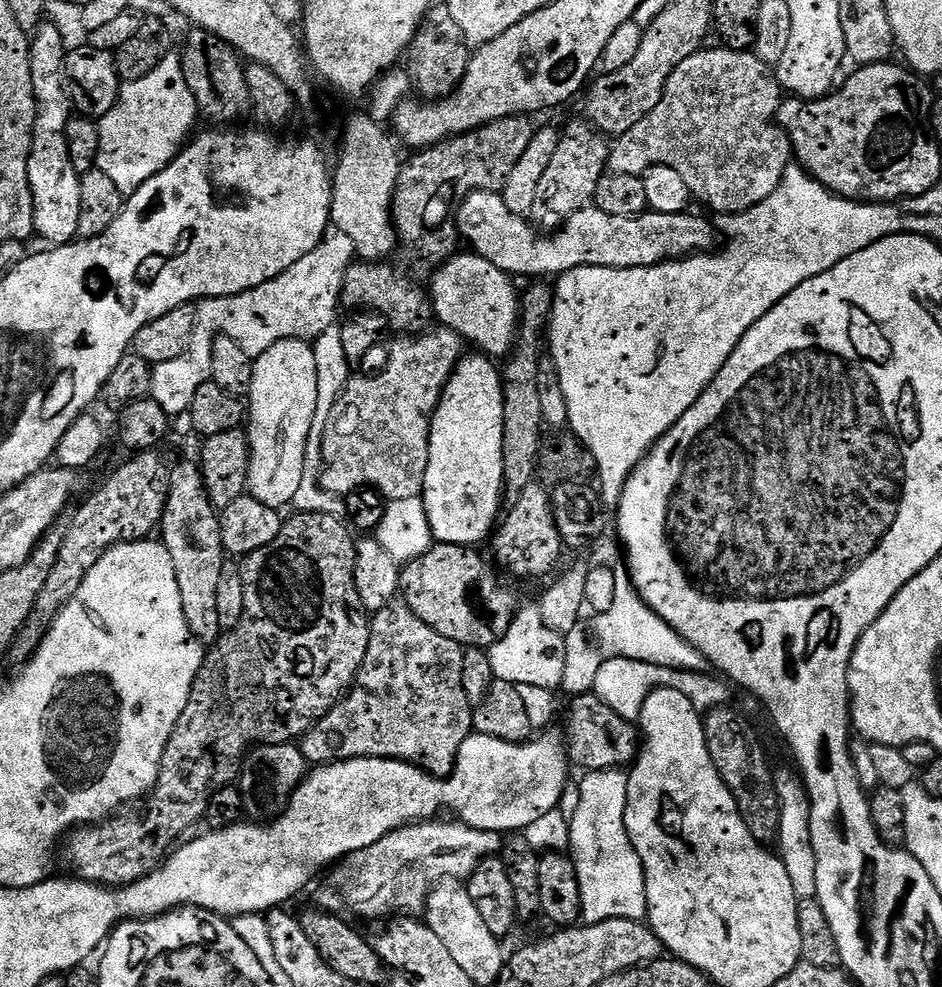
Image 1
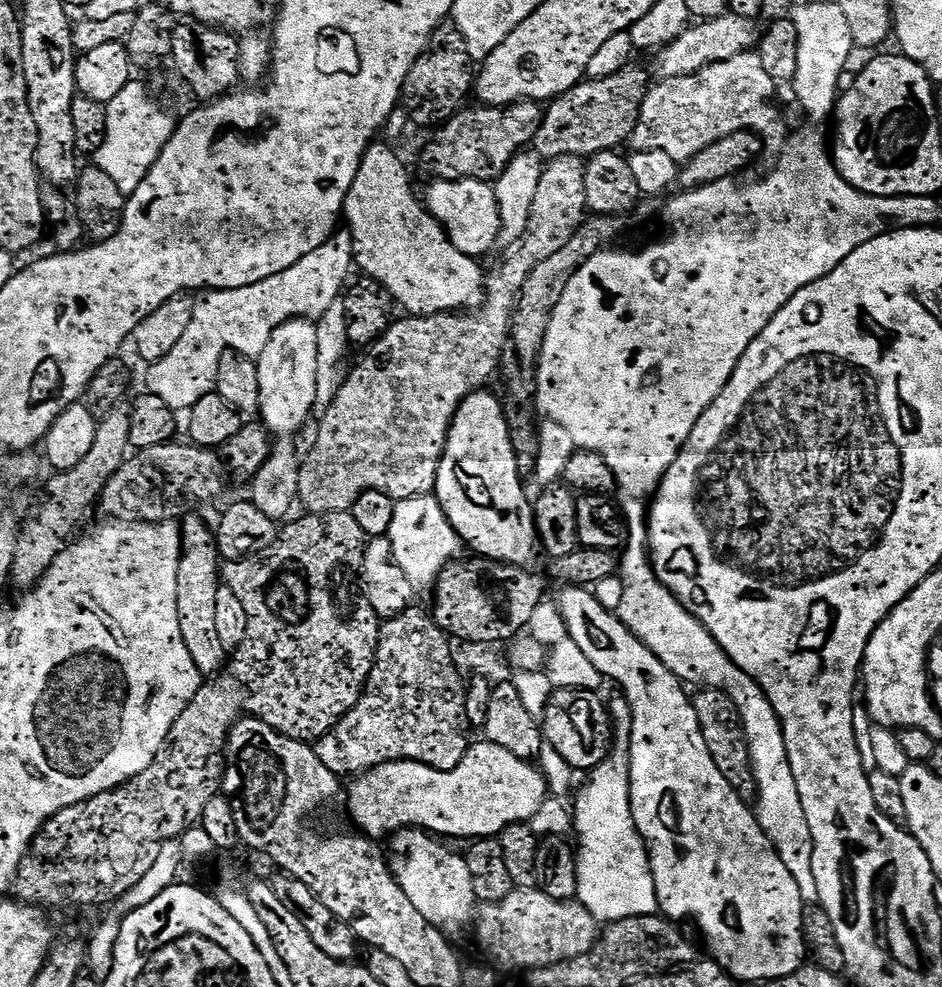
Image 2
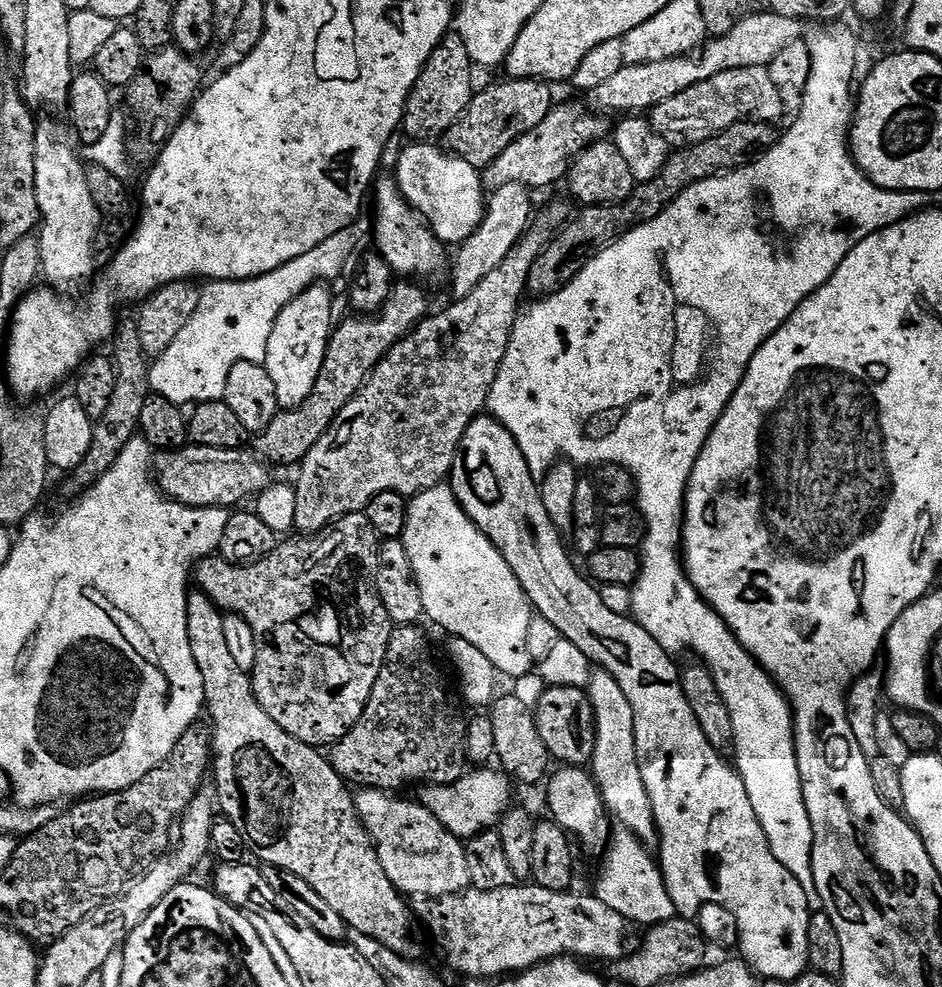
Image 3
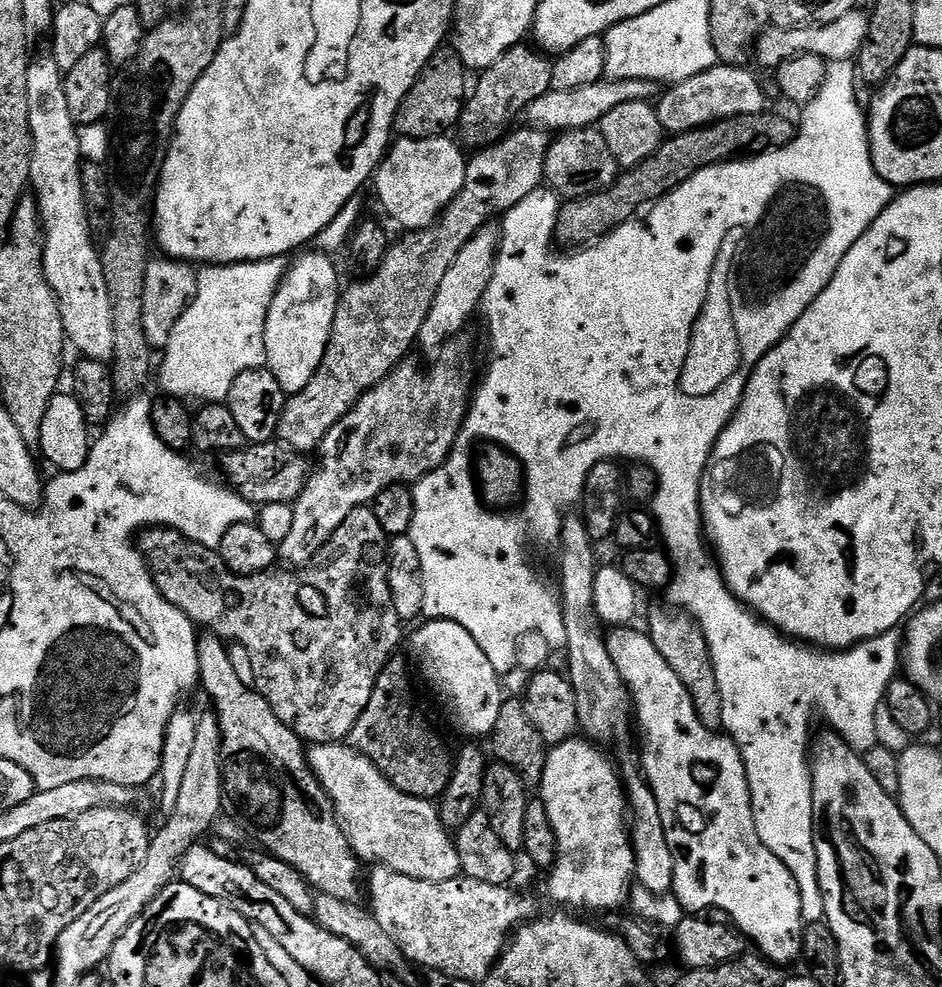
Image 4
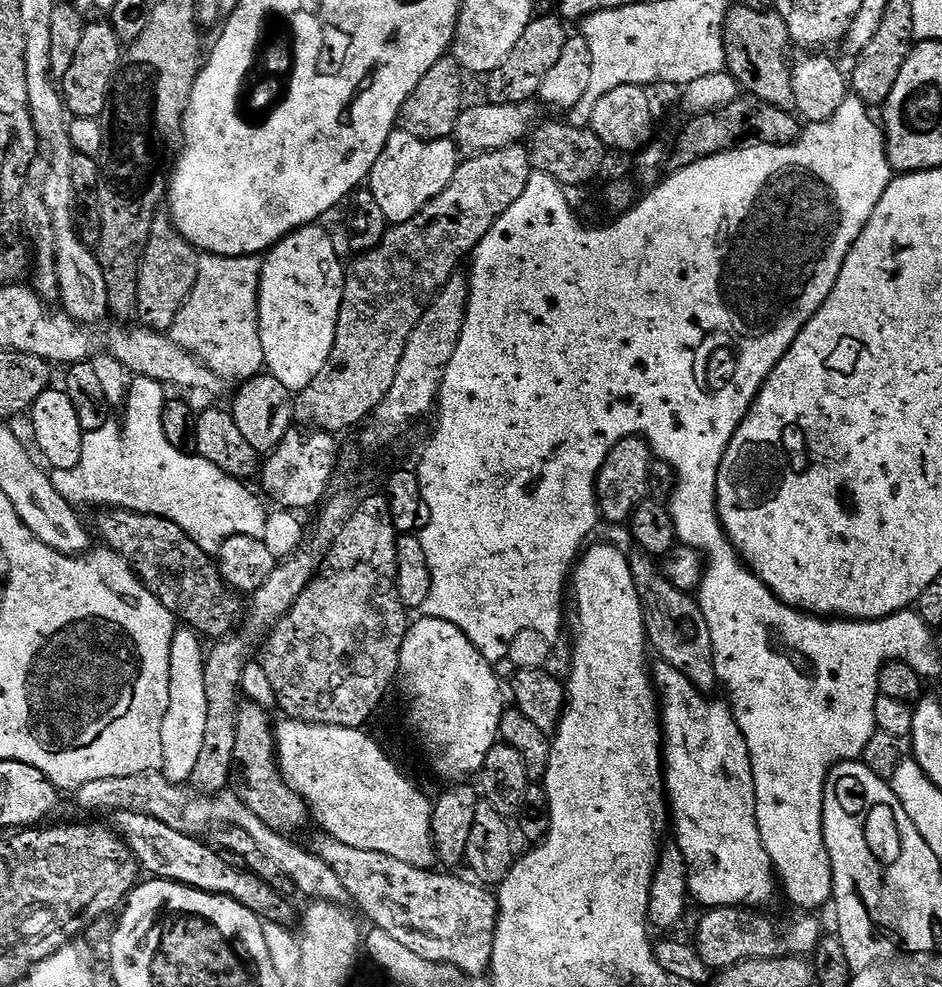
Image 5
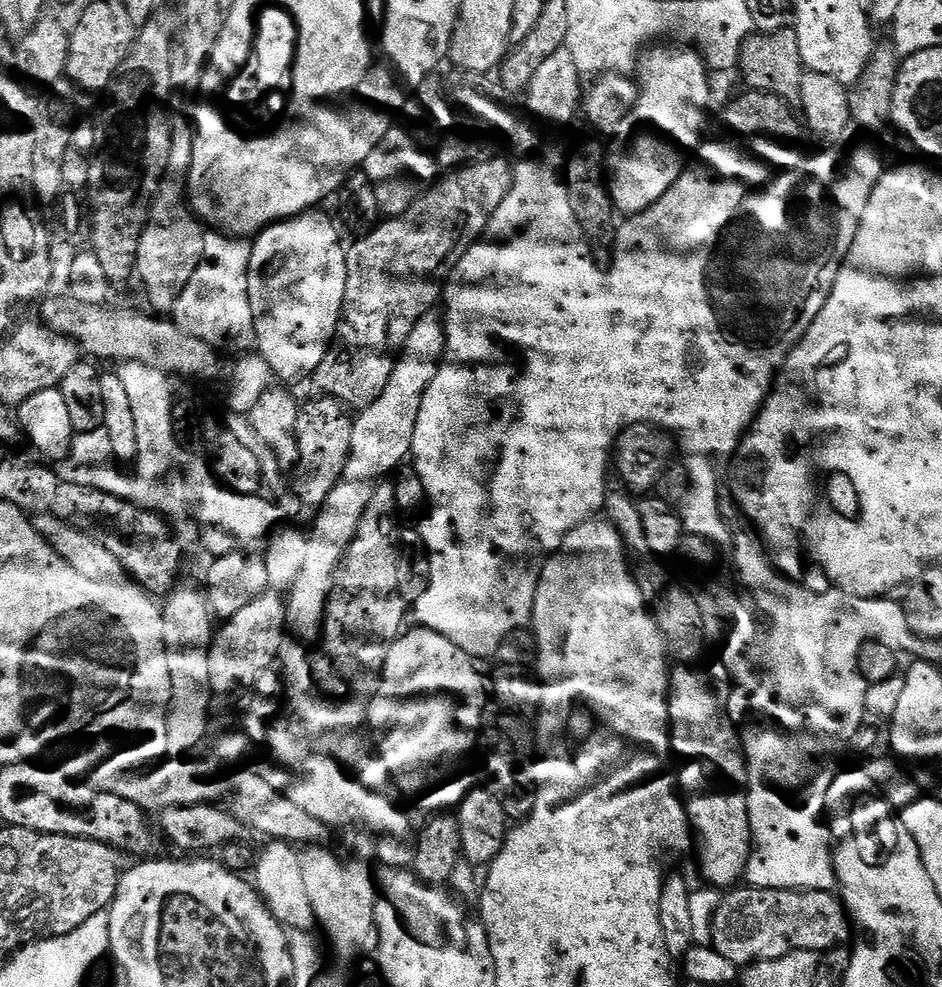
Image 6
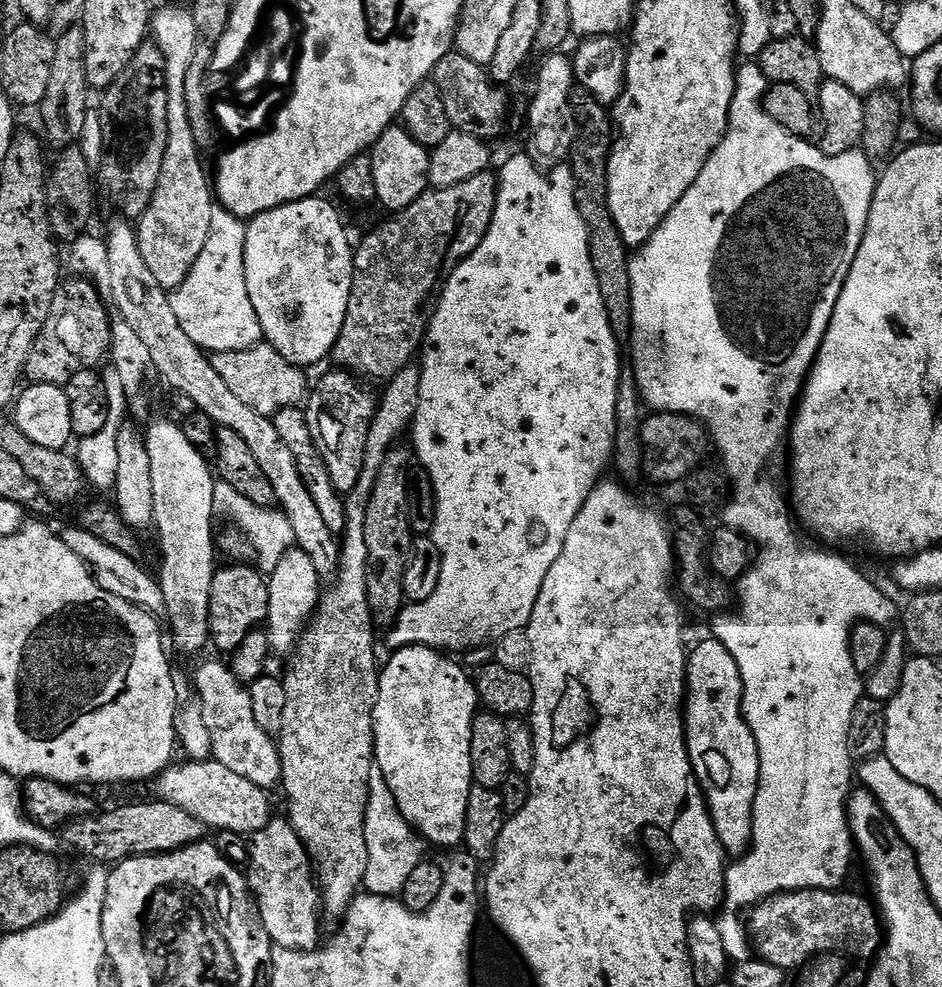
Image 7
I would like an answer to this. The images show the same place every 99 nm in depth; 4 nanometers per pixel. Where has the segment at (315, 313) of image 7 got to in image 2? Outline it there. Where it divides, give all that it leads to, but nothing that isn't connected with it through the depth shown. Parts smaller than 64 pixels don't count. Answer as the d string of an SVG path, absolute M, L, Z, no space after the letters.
M287 320L266 342L266 350L256 360L258 390L260 391L259 419L273 437L292 436L313 415L317 385L317 335L310 320Z

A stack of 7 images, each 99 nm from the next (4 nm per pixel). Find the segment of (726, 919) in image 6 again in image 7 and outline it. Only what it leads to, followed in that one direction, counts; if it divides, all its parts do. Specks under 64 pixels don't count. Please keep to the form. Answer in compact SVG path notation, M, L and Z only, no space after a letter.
M800 888L797 892L780 892L776 896L768 896L767 899L763 900L761 904L755 905L747 913L748 916L748 936L752 939L752 944L756 947L755 955L759 959L770 962L774 966L785 970L800 970L805 967L813 958L817 956L827 956L829 954L839 954L845 958L851 958L851 956L857 956L860 960L871 961L873 957L879 953L882 947L882 920L878 915L878 909L871 899L867 895L855 896L852 892L844 892L845 890L833 890L830 888Z

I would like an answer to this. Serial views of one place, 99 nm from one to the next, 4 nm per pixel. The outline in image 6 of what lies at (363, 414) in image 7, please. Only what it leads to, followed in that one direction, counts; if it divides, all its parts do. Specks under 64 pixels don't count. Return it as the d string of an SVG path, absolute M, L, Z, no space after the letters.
M319 398L306 403L300 409L296 435L300 441L300 463L295 473L294 492L304 506L319 509L326 502L330 490L338 486L342 470L350 458L353 417L349 409L331 398Z

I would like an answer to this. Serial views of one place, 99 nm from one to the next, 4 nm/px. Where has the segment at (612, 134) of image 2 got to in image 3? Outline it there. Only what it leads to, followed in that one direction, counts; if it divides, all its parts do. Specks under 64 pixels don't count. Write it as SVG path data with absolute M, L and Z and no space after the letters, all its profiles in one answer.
M557 103L534 130L510 142L510 146L506 146L506 150L502 150L502 154L498 154L492 164L483 169L483 183L492 190L507 184L523 184L529 189L537 190L536 188L550 187L559 176L561 179L567 173L570 161L579 156L583 148L589 148L605 139L610 132L610 124L608 128L604 121L607 119L603 115L584 108L579 108L576 104Z

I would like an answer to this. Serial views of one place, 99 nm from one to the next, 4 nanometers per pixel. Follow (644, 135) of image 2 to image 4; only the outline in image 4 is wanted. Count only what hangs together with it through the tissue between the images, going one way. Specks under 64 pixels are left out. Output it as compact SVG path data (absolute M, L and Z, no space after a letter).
M719 63L704 73L671 85L655 107L665 133L676 135L730 117L761 115L765 111L766 96L755 76L746 69L741 65Z

